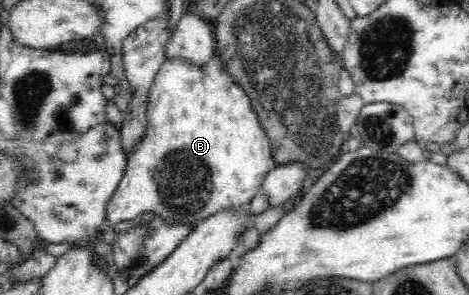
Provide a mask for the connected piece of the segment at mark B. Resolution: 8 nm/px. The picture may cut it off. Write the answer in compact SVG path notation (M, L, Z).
M214 55L209 65L201 65L201 67L191 65L179 59L165 60L158 70L151 85L150 94L148 95L145 135L143 135L140 143L130 152L130 157L126 159L127 165L125 165L123 177L119 185L117 185L113 197L111 197L109 203L106 205L105 223L111 227L115 223L119 223L119 221L129 221L147 212L153 212L167 223L172 223L173 225L196 226L199 222L211 217L215 213L219 213L219 211L225 211L225 209L239 211L240 208L247 207L251 203L251 199L259 193L259 190L262 189L265 176L270 171L267 164L272 158L269 138L260 124L258 115L253 111L249 96L225 72L222 62L217 55Z

